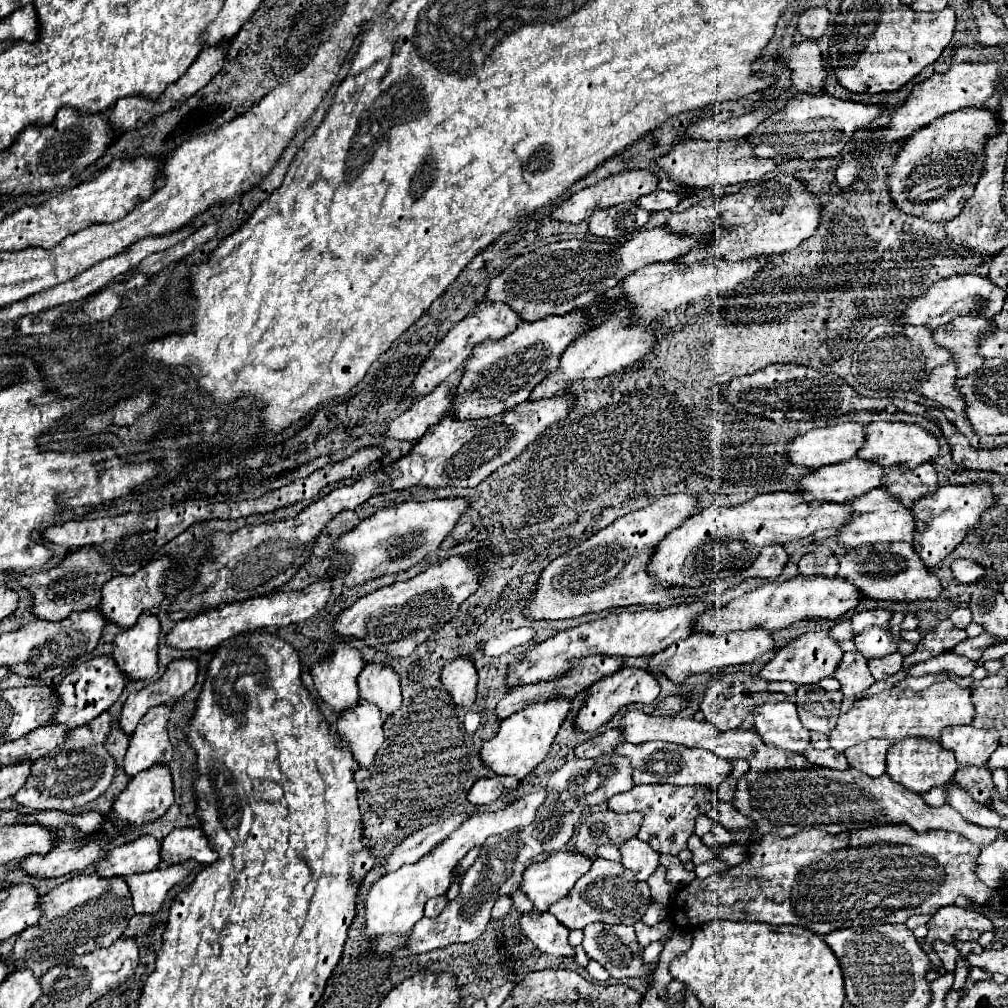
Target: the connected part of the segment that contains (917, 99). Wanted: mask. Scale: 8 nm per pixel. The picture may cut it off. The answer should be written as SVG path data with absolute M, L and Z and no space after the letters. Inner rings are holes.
M971 62L971 64L955 64L949 68L947 74L933 74L921 84L915 84L909 92L903 106L897 106L891 114L891 120L881 130L873 134L873 142L879 144L895 144L907 140L913 132L925 128L929 122L933 122L939 116L945 116L949 112L969 108L969 106L983 106L995 86L999 84L999 70L997 62Z

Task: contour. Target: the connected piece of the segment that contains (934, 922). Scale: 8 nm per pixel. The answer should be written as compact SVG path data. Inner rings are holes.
M945 906L941 910L937 910L931 918L929 924L929 936L925 938L929 944L933 944L935 940L943 940L953 944L955 938L955 930L961 928L971 928L971 930L993 930L993 924L987 916L973 912L973 910L965 910L965 908L957 908L957 906Z

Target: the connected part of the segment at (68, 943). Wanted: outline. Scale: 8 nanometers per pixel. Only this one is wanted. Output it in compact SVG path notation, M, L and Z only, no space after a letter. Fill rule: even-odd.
M77 874L61 886L53 888L49 894L39 898L39 908L43 910L41 920L23 930L11 956L5 960L13 968L29 968L35 978L45 974L49 968L59 966L71 956L81 956L95 952L97 948L111 946L125 932L133 912L131 894L123 878L97 878L97 874Z

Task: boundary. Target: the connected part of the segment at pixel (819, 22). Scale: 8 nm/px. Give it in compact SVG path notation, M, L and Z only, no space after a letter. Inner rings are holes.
M825 6L807 8L799 14L797 28L803 34L803 38L821 38L829 24L829 18L831 18L831 12Z

